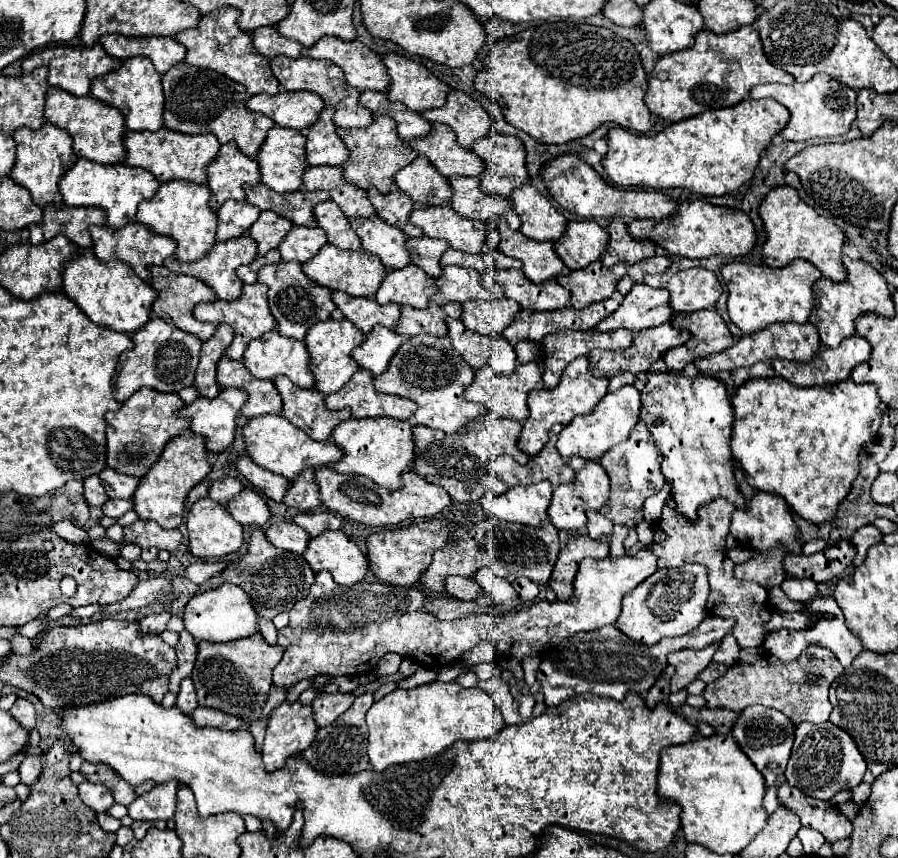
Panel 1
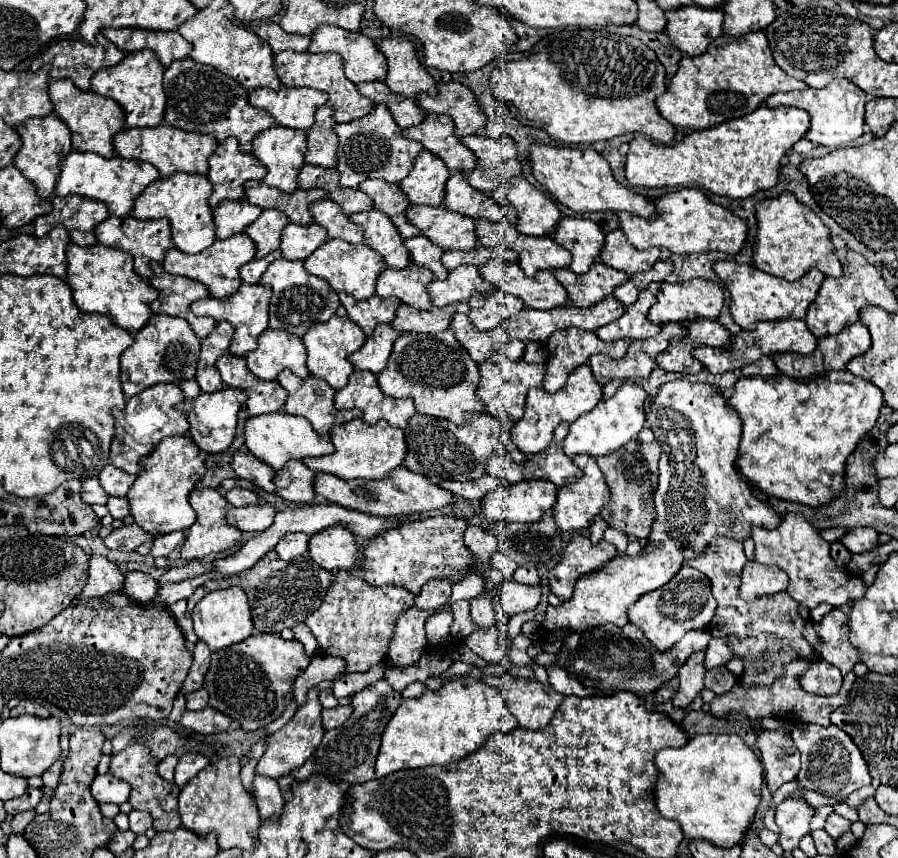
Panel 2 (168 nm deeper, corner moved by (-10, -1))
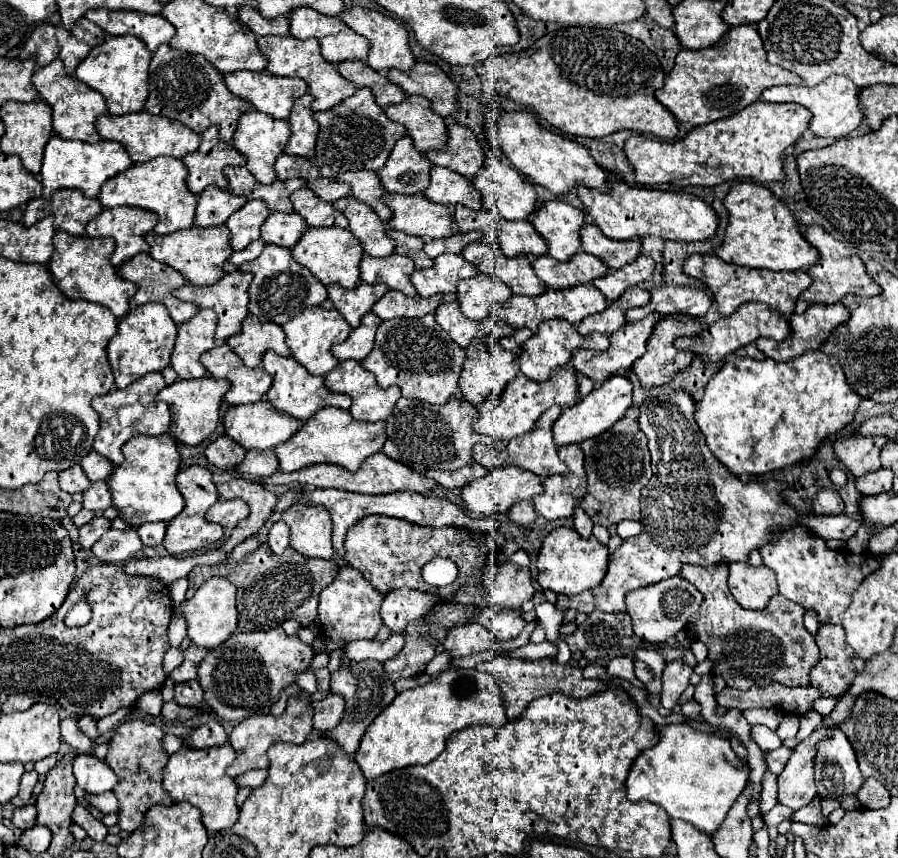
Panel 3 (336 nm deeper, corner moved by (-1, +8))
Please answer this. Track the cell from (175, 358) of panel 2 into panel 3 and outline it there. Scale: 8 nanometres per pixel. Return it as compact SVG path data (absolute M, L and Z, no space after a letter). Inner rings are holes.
M160 303L138 305L126 317L122 317L118 321L116 335L110 339L110 343L106 347L116 387L124 389L130 383L134 383L136 379L144 377L146 373L162 371L164 367L168 367L176 335L178 335L178 329L176 329L174 321L170 319L166 307Z

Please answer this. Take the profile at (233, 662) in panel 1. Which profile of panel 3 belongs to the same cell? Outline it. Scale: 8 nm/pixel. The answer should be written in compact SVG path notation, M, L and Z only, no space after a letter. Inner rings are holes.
M282 627L258 633L234 633L220 647L208 651L198 667L198 681L204 689L204 701L224 721L240 723L250 715L268 713L280 699L284 687L292 685L314 659L310 645L298 637L288 637Z

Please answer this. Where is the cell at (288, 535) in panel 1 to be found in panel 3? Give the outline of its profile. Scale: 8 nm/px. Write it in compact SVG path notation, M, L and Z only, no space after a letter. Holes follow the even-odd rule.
M276 521L270 531L268 531L268 545L272 549L272 553L282 555L284 549L288 547L290 541L290 533L288 533L288 525L284 521Z

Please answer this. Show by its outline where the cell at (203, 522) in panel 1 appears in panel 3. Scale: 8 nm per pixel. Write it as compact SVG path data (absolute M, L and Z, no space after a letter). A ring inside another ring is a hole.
M192 465L192 467L186 467L186 469L180 469L178 475L176 475L176 485L178 485L178 491L182 493L186 505L184 509L180 511L180 515L176 515L170 523L168 523L168 529L166 529L166 537L164 537L164 549L170 553L170 555L182 555L182 553L192 553L192 551L202 551L202 549L210 549L214 545L220 543L222 535L224 535L224 529L220 525L214 525L214 523L208 523L204 519L204 513L208 511L208 507L212 507L218 499L218 491L216 491L216 485L212 483L212 473L210 469L206 467L200 467L200 465Z

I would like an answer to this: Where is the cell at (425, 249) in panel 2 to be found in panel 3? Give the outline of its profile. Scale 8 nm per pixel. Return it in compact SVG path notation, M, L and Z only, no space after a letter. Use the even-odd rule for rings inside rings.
M388 229L386 235L390 239L396 241L396 253L398 255L408 255L414 263L416 263L416 269L426 269L426 267L432 267L434 261L424 253L424 241L420 237L414 237L414 235L406 235L402 231L394 231L394 229Z

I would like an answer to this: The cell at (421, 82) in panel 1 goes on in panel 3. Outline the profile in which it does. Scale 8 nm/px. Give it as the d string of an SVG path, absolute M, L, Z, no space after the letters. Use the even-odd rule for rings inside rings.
M350 7L344 9L340 13L340 19L350 25L350 29L354 29L356 33L364 35L370 41L370 51L368 51L368 59L366 63L376 69L376 71L386 71L390 67L400 69L400 71L408 71L412 69L414 63L414 55L410 51L408 45L408 31L404 29L404 25L398 19L386 17L382 11L374 11L374 9L364 9L364 7Z

